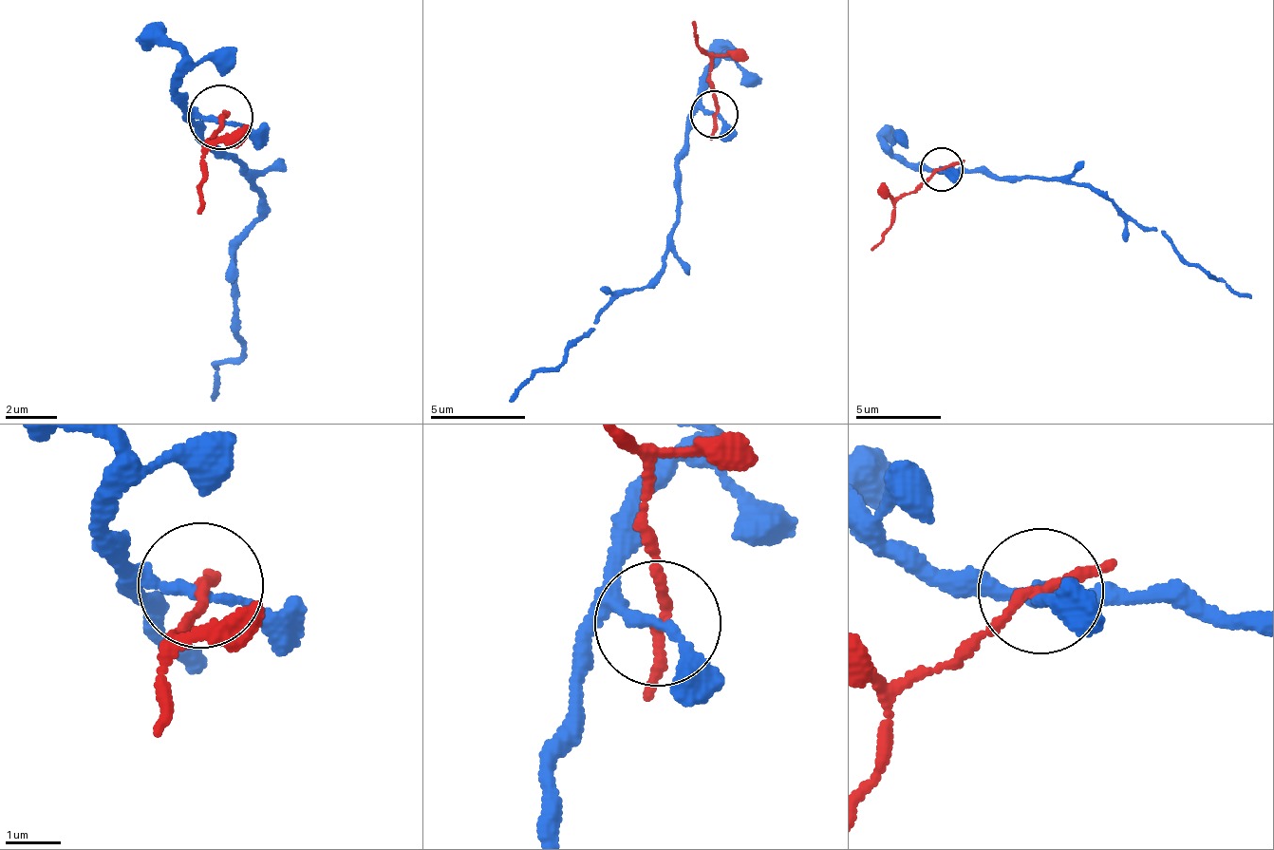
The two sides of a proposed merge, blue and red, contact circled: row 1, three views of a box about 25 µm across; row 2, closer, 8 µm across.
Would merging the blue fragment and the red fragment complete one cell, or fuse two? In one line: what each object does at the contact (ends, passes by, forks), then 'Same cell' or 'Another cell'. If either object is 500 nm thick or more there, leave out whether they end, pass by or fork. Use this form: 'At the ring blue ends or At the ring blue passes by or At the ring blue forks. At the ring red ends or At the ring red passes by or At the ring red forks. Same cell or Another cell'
At the ring blue passes by. At the ring red passes by. Another cell

